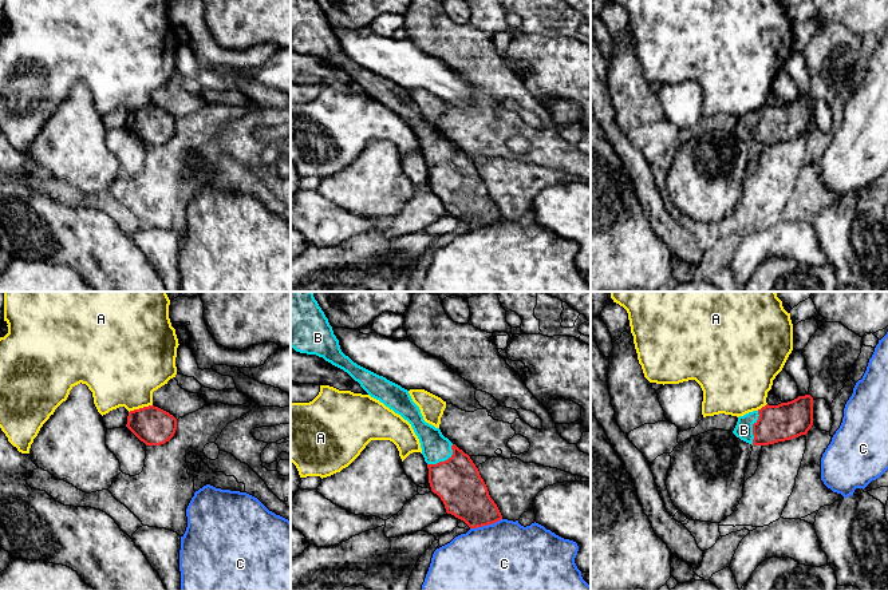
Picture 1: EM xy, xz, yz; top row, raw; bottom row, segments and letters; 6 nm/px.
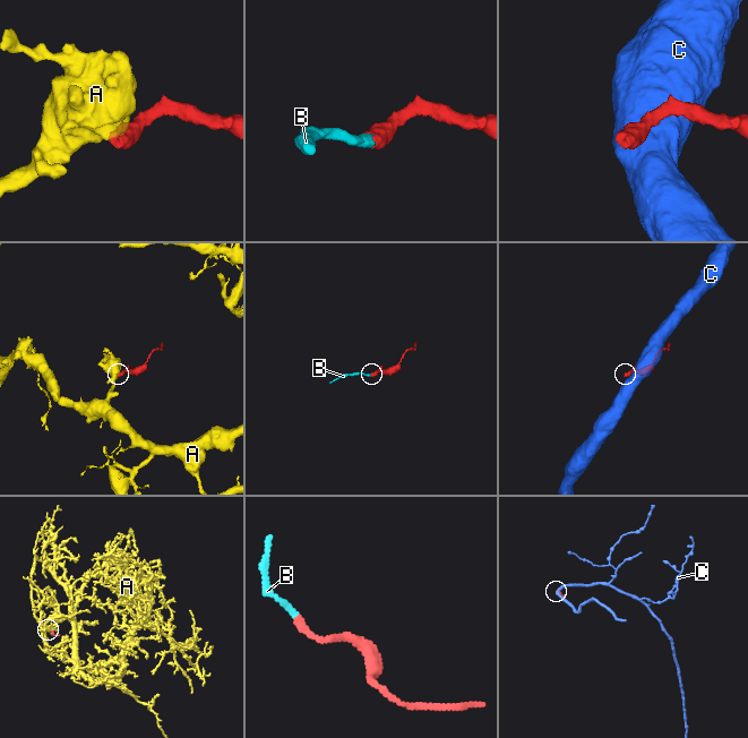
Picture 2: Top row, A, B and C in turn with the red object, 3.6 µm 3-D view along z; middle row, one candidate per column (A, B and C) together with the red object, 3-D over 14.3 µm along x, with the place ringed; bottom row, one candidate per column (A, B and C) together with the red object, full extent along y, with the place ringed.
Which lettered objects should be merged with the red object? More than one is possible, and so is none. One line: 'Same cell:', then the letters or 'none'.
Same cell: B

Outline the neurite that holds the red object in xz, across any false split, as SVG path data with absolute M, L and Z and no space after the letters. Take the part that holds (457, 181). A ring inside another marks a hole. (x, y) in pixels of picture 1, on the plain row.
M291 0L291 47L343 70L371 98L411 124L427 163L431 191L441 198L447 214L463 221L470 229L502 219L470 157L445 138L439 128L423 120L407 90L358 66L342 52L316 0Z

